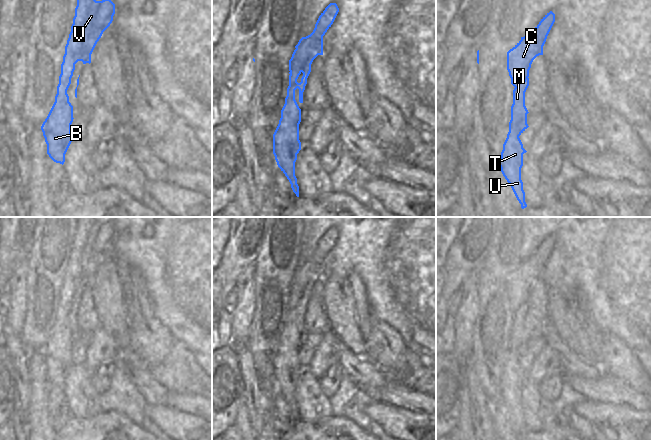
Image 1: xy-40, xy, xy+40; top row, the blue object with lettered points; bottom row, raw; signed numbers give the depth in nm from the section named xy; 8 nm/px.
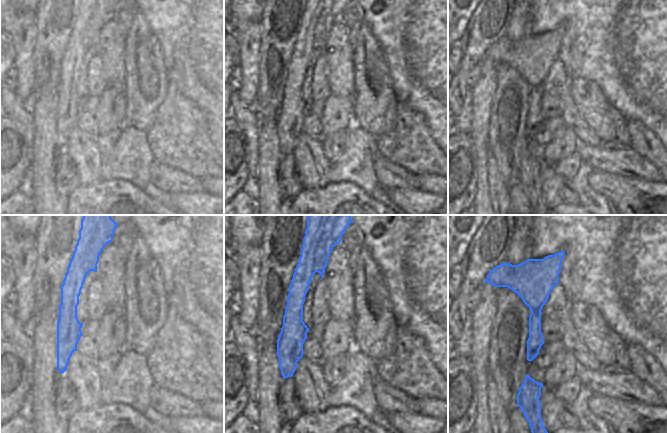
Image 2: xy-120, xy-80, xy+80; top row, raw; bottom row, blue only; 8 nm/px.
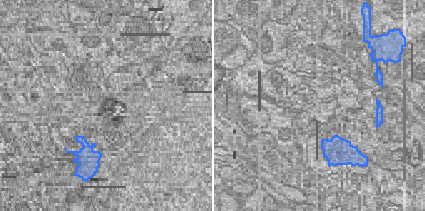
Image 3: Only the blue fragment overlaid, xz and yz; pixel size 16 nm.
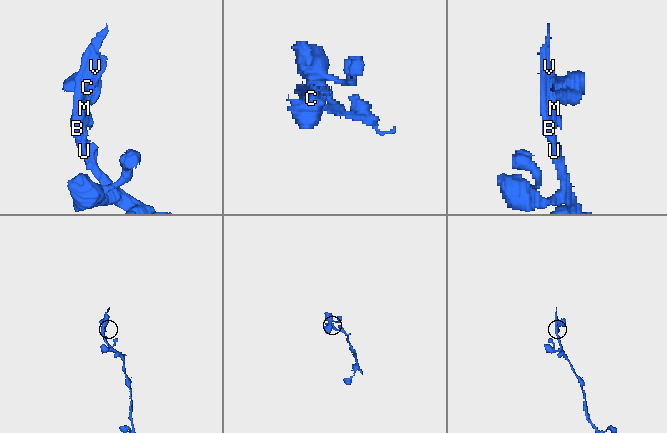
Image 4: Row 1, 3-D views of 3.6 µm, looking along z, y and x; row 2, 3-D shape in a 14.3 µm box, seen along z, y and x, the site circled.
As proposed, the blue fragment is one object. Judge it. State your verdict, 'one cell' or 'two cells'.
two cells

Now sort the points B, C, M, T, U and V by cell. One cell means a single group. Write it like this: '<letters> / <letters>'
B M T U V / C

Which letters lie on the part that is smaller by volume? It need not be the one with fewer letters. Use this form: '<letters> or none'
C

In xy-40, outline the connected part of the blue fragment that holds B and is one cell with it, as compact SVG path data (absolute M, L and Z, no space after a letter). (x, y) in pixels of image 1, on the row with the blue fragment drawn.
M77 0L75 16L73 18L71 32L65 46L65 54L61 64L61 74L59 76L55 102L41 126L47 144L47 154L56 163L64 164L65 154L73 141L73 136L71 134L71 124L74 119L73 106L69 102L67 90L71 84L75 64L78 61L82 61L83 64L91 63L91 54L103 32L112 23L114 14L115 4L111 0Z

